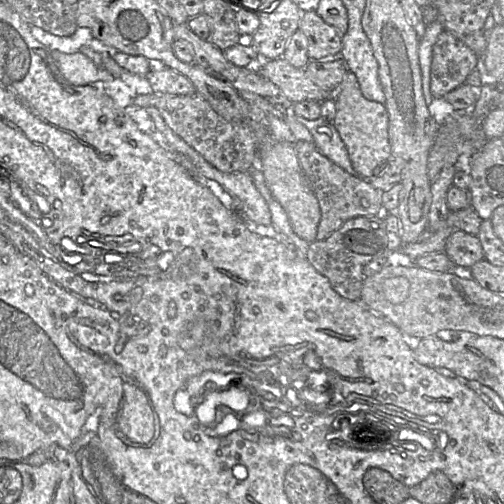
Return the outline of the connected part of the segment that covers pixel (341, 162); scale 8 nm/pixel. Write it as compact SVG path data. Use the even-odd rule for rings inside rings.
M322 116L315 120L299 117L299 121L311 132L313 143L324 156L350 174L359 176L355 173L346 146L332 122L327 121ZM321 126L330 128L332 133L331 137L325 133L319 132Z

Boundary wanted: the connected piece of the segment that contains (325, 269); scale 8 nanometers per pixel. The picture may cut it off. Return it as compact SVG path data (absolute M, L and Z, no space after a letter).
M384 215L358 216L347 220L325 240L310 243L307 260L330 282L332 288L343 298L360 301L365 279L364 266L379 255L386 255L387 236Z

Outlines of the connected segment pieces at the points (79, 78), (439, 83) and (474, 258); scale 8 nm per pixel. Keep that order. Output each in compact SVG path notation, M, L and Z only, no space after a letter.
M50 50L49 55L57 66L57 77L64 78L70 84L83 86L115 79L108 70L96 66L81 52L62 53Z
M445 30L433 46L430 91L434 98L444 98L450 91L466 83L469 74L481 63L461 40Z
M455 230L447 239L444 248L446 255L455 267L470 269L484 259L484 252L479 238L461 230Z

